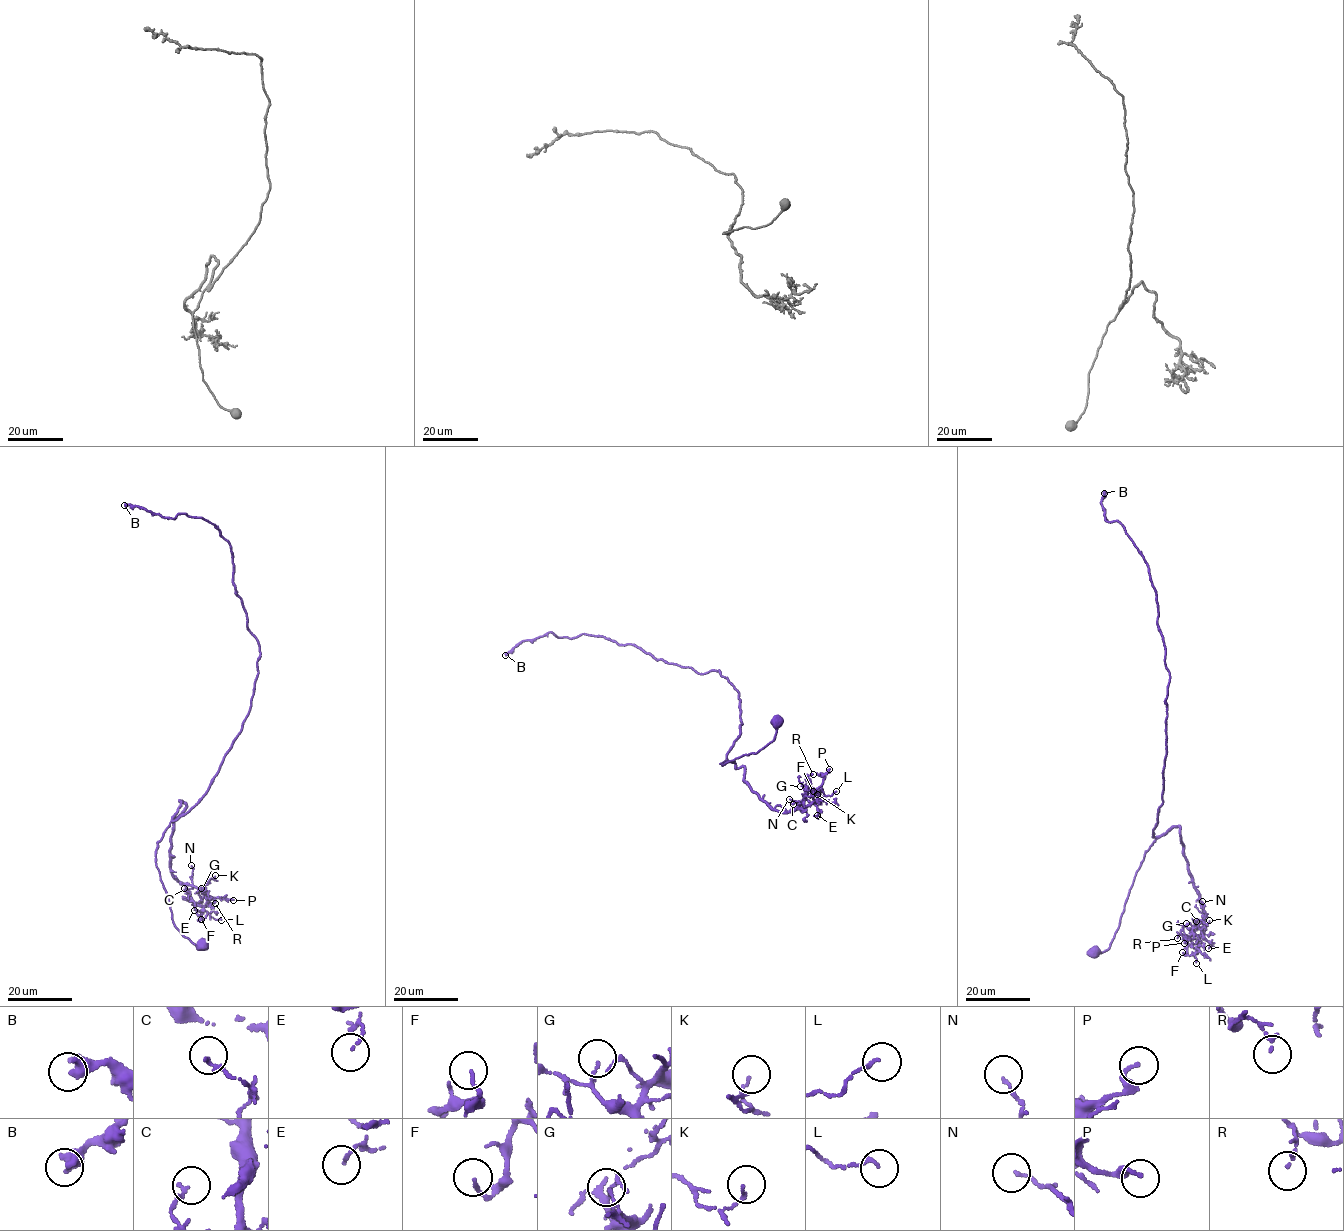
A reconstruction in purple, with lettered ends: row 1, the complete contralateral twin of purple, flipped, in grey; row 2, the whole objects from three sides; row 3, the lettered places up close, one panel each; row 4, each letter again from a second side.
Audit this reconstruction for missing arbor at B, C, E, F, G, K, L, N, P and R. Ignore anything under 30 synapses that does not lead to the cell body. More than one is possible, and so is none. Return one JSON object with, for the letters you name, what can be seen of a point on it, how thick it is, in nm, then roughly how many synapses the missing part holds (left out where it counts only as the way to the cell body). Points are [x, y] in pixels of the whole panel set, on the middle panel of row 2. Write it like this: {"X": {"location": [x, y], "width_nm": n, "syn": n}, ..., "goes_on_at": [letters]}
{"B": {"location": [505, 655], "width_nm": 480, "syn": 60}, "goes_on_at": ["B"]}

